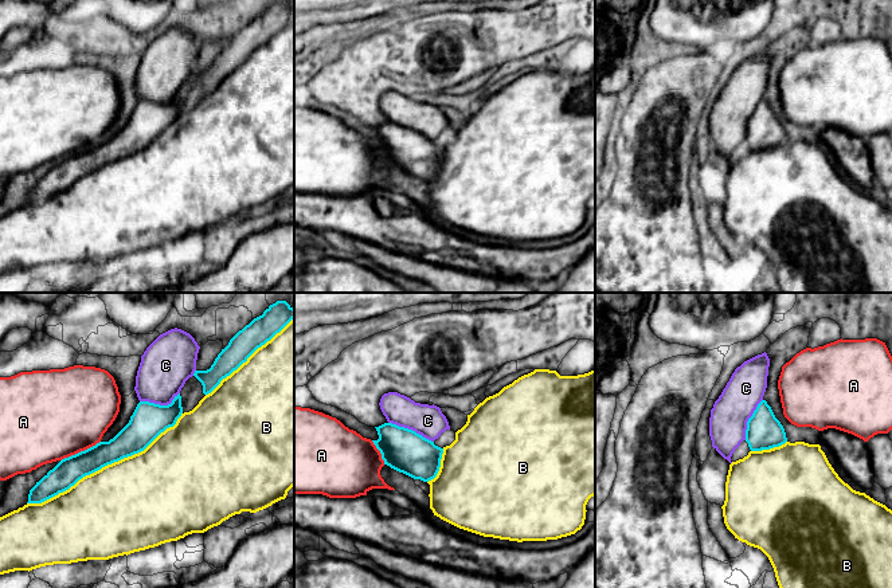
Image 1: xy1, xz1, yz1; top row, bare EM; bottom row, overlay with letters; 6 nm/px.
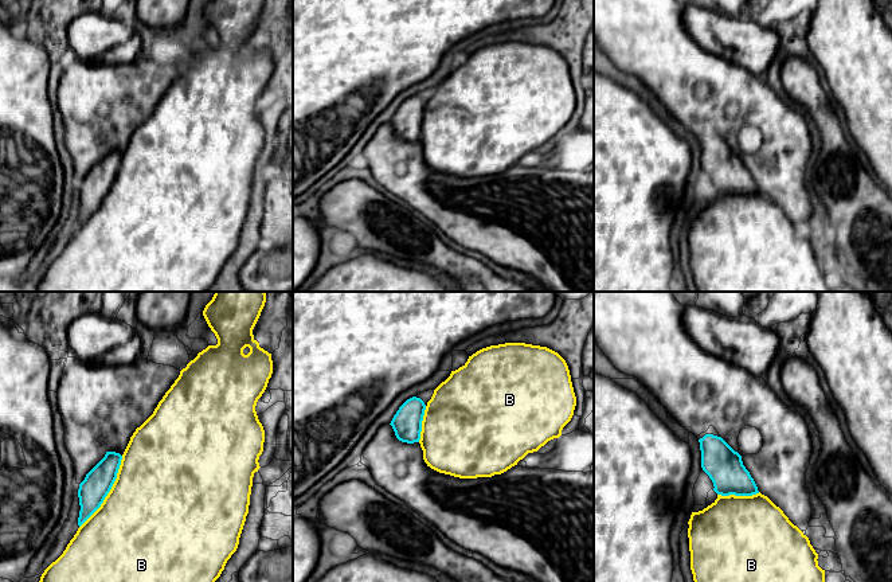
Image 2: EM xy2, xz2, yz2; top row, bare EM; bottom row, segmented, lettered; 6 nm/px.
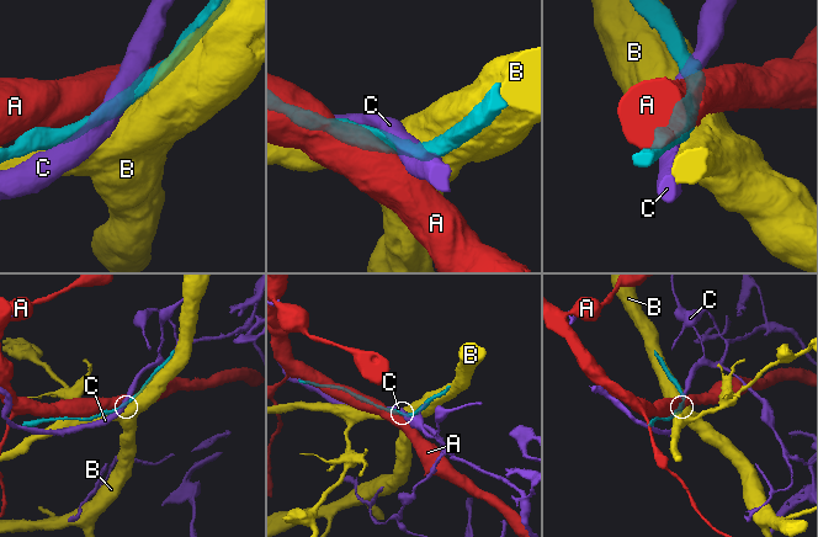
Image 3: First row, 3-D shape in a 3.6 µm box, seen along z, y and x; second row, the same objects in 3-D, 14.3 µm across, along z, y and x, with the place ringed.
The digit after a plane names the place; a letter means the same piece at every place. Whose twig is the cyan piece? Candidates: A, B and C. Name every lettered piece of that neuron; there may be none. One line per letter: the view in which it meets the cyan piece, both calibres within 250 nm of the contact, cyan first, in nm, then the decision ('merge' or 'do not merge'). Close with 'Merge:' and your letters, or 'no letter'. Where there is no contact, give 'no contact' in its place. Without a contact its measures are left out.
A: xy1 | 160/500 nm | do not merge
B: xy1 | 180/500 nm | do not merge
C: xz1 | 260/190 nm | do not merge
Merge: no letter

